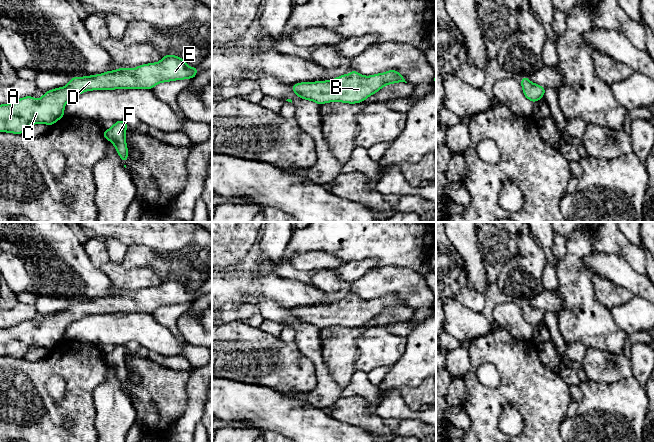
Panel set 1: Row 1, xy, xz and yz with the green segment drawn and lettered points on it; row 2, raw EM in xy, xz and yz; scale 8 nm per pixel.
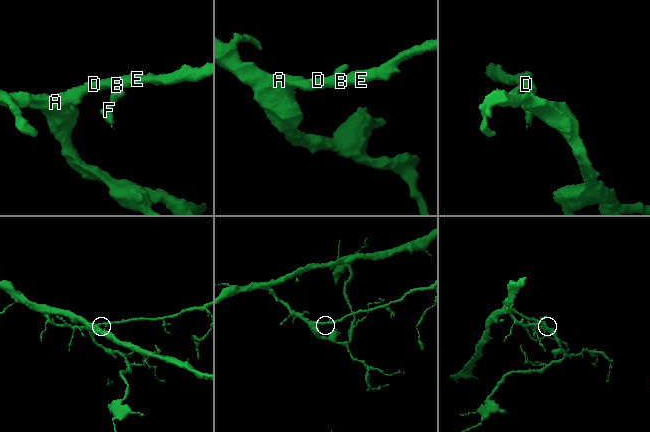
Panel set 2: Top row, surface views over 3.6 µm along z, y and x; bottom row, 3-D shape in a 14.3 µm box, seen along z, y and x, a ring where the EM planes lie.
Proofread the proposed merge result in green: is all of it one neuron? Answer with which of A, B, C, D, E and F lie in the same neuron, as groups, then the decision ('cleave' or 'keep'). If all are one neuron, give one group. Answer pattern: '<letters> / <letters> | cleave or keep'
A B C D E F | keep

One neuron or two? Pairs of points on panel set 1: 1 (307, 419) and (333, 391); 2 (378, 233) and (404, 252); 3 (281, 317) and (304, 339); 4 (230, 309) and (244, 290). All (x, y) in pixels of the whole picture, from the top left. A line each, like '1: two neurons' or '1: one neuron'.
1: two neurons
2: one neuron
3: one neuron
4: two neurons

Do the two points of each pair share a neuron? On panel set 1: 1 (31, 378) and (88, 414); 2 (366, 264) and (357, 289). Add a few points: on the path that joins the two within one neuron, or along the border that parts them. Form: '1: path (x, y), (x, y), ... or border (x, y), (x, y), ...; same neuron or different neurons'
1: path (38, 395), (54, 411), (71, 411); same neuron
2: border (372, 268), (352, 283); different neurons

